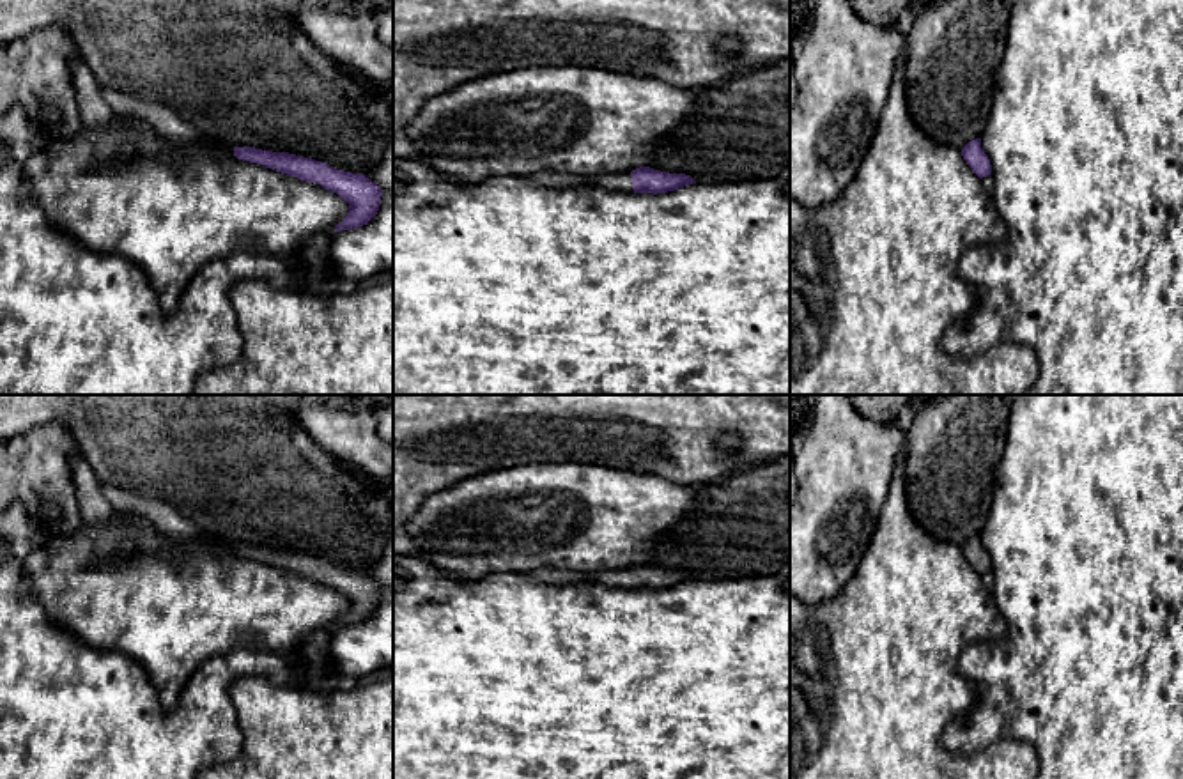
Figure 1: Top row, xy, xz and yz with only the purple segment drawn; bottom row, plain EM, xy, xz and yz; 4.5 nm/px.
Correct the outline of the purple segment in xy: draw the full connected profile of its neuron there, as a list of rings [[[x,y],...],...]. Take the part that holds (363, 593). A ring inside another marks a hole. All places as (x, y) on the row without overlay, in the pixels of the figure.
[[[101,483],[101,490],[117,513],[143,517],[151,521],[158,531],[177,535],[184,540],[218,544],[220,547],[234,551],[237,556],[262,561],[336,590],[349,600],[349,609],[329,625],[331,630],[363,623],[379,607],[383,586],[363,570],[336,567],[322,558],[289,549],[225,542],[202,529],[197,522],[179,513],[159,497],[147,497],[115,483]]]

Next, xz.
[[[639,563],[632,568],[623,570],[599,570],[584,572],[586,581],[604,584],[607,588],[627,588],[627,590],[668,590],[678,584],[696,581],[691,572],[669,570],[653,567],[650,563]]]

